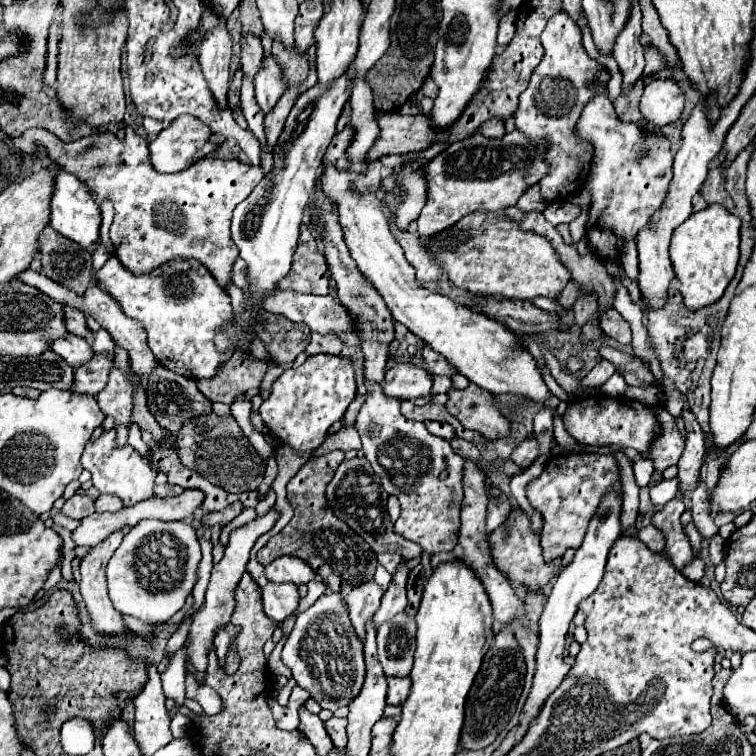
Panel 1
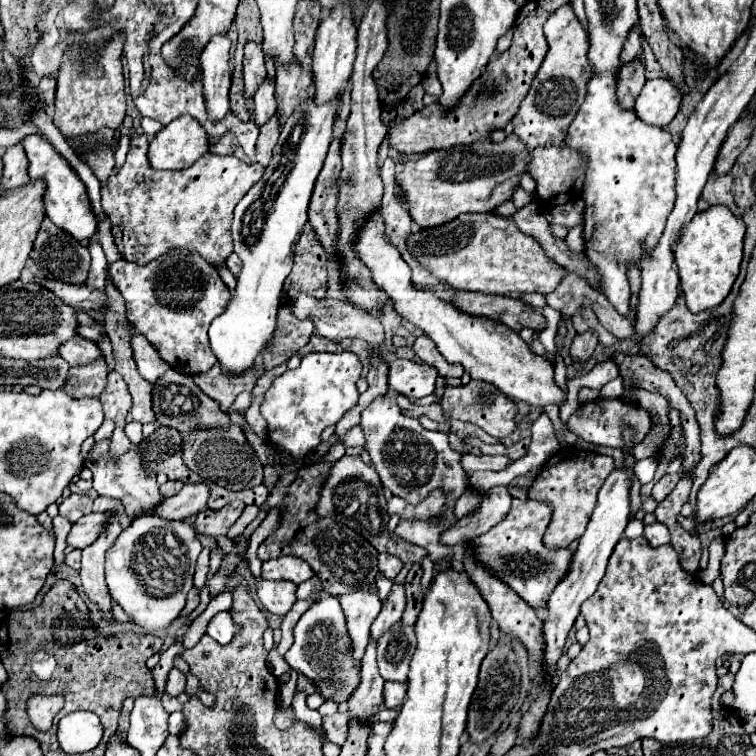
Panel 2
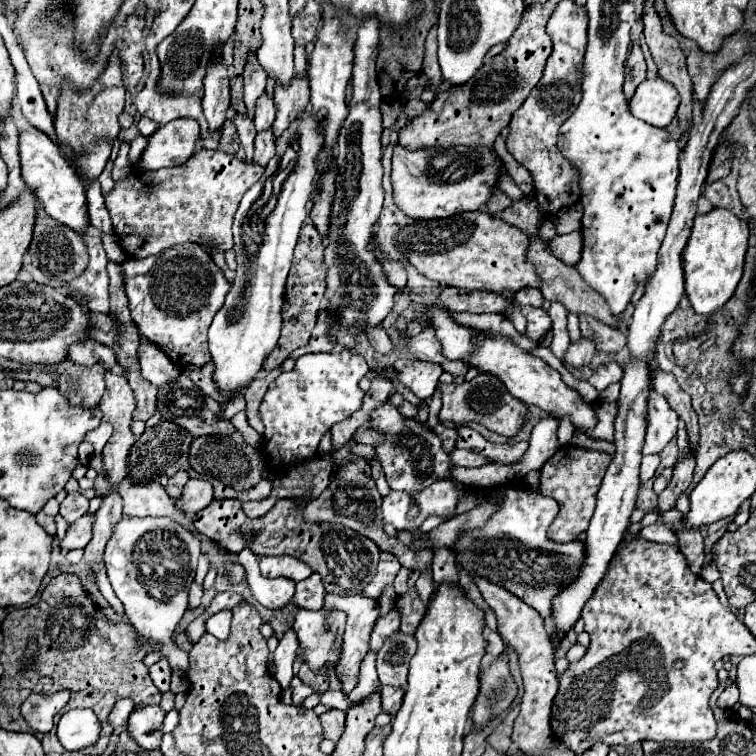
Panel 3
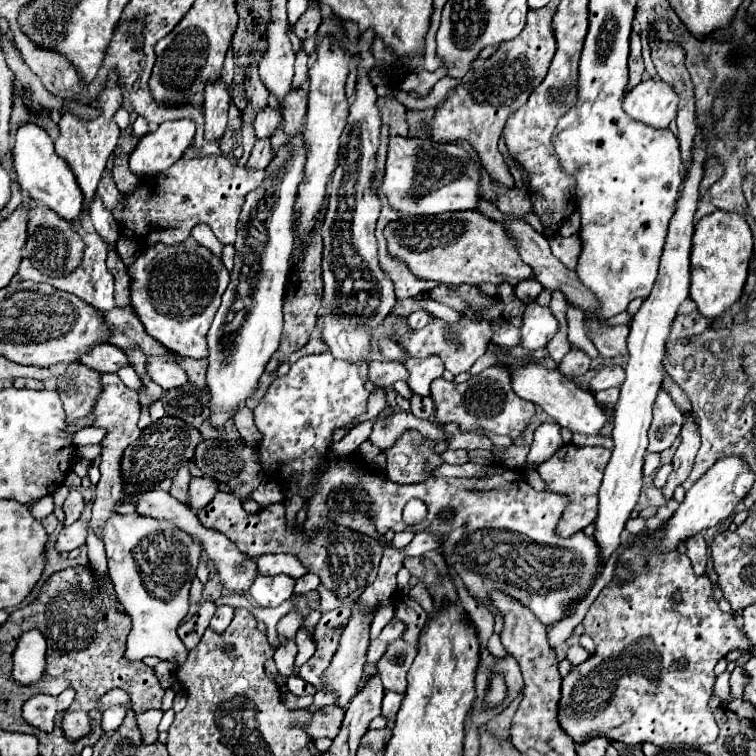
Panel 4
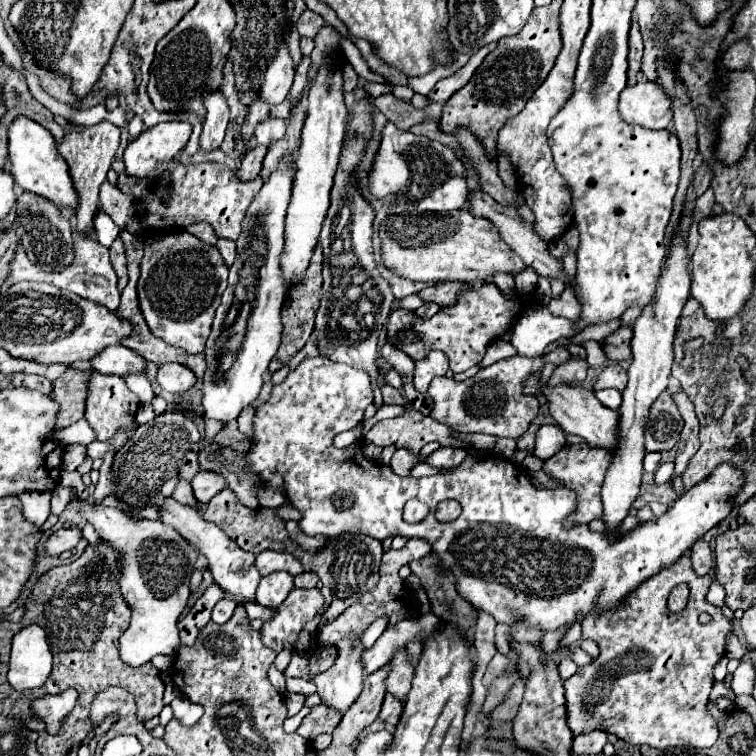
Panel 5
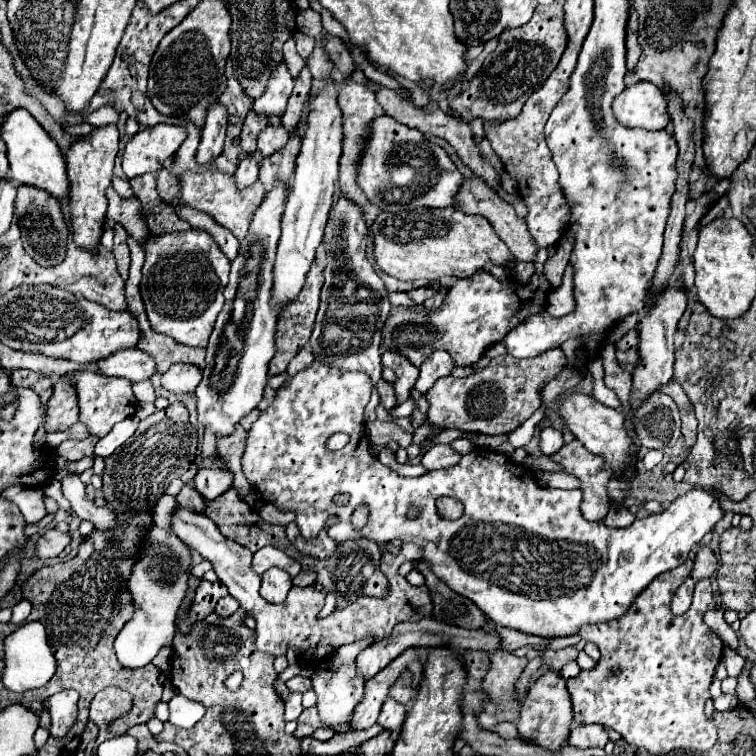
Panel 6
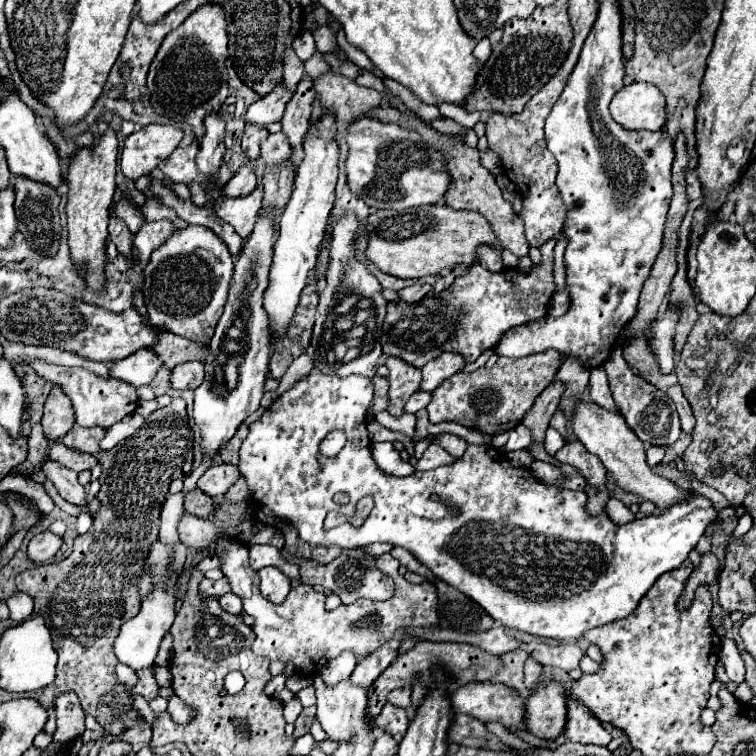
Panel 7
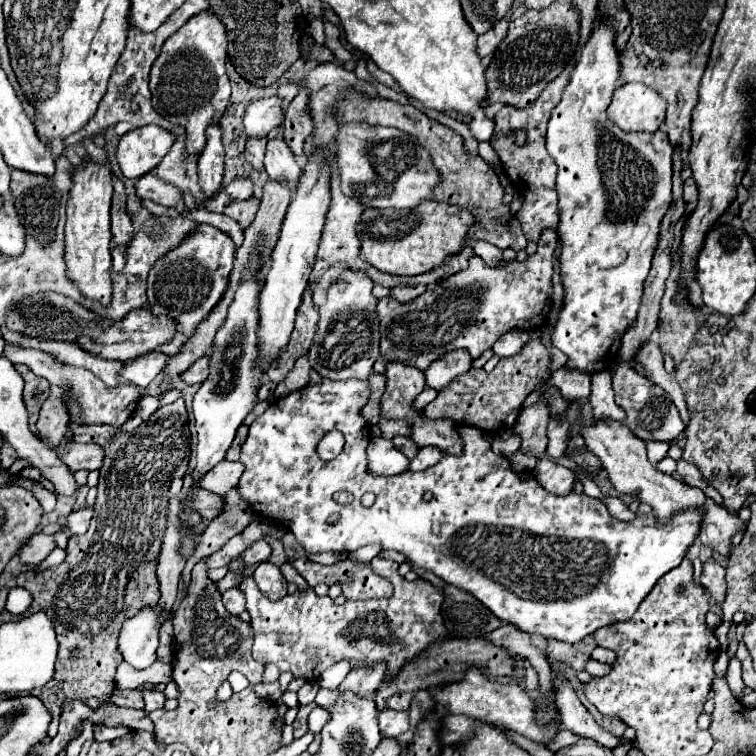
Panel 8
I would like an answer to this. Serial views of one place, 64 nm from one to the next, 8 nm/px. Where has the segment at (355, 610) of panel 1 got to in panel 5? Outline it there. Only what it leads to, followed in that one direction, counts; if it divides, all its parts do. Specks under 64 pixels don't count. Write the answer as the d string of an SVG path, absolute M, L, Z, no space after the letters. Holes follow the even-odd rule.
M346 634L338 644L338 658L336 662L322 674L314 678L318 686L318 694L326 706L340 710L342 714L352 706L352 702L360 696L362 680L364 680L364 666L362 666L362 652L366 650L360 642L358 634Z

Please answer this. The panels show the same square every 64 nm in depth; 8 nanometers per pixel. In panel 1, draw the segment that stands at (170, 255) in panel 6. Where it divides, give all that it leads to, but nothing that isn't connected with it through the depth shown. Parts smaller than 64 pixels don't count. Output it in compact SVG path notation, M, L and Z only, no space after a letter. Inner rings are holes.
M110 256L96 272L96 278L126 316L146 326L152 354L170 372L192 380L214 378L218 368L230 360L232 350L218 352L214 346L214 334L232 320L230 296L216 286L216 280L200 262L176 260L152 274L134 276L120 266L116 256Z

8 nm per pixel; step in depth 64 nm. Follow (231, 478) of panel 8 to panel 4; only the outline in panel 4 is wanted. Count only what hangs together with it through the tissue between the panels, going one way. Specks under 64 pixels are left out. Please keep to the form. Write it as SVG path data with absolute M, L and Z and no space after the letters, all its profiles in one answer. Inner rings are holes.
M192 478L190 486L188 486L188 506L196 512L200 508L204 508L214 494L218 492L216 482L212 482L212 478Z

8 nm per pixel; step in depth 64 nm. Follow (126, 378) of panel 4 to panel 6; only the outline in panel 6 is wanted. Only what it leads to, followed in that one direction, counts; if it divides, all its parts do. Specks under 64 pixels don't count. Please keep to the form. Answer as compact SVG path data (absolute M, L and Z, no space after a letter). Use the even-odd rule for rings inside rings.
M150 380L132 383L132 390L139 403L151 402L156 399L156 393Z

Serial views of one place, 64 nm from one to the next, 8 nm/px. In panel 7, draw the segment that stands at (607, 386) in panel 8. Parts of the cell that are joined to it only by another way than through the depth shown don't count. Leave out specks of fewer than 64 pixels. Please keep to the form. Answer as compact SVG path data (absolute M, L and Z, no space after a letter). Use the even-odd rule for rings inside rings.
M602 366L590 370L590 396L598 406L602 406L606 410L616 410L616 404L612 400L612 392L608 388L608 378L606 378Z

